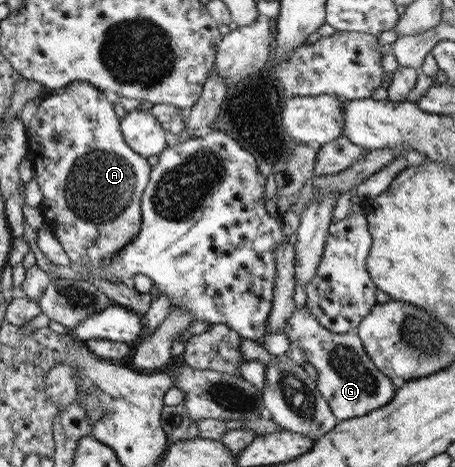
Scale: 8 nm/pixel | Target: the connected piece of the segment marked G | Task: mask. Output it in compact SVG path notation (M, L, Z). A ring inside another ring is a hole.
M294 309L290 318L279 329L279 333L284 334L300 351L302 351L306 361L314 367L316 371L315 386L328 404L332 415L340 420L347 420L351 417L360 417L365 413L371 412L373 409L378 409L386 405L394 395L395 387L389 377L386 377L381 371L376 369L376 366L371 362L371 359L366 355L361 341L356 332L346 332L342 334L331 333L325 327L322 327L310 310Z

